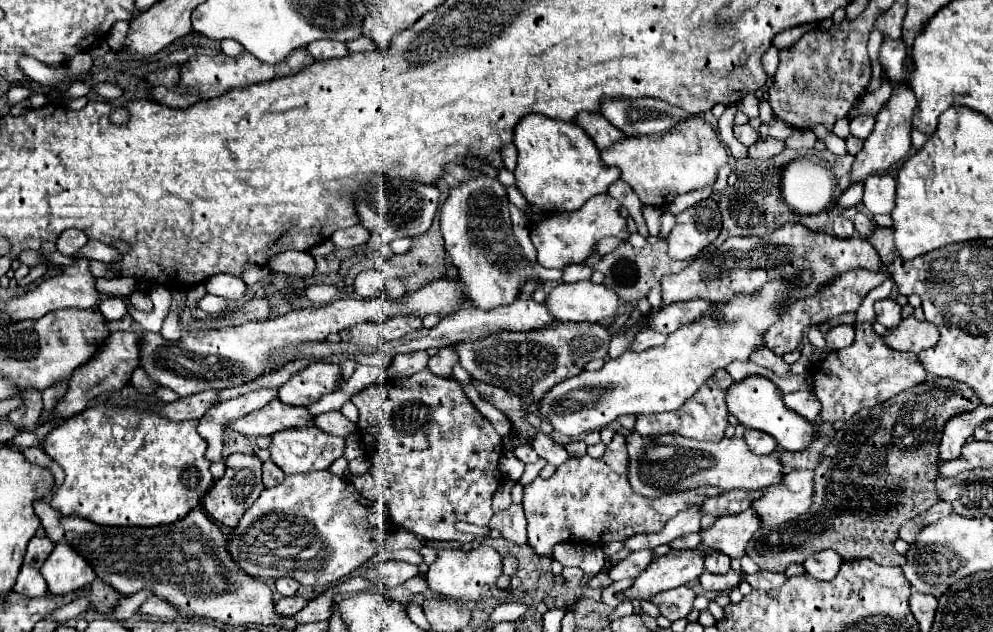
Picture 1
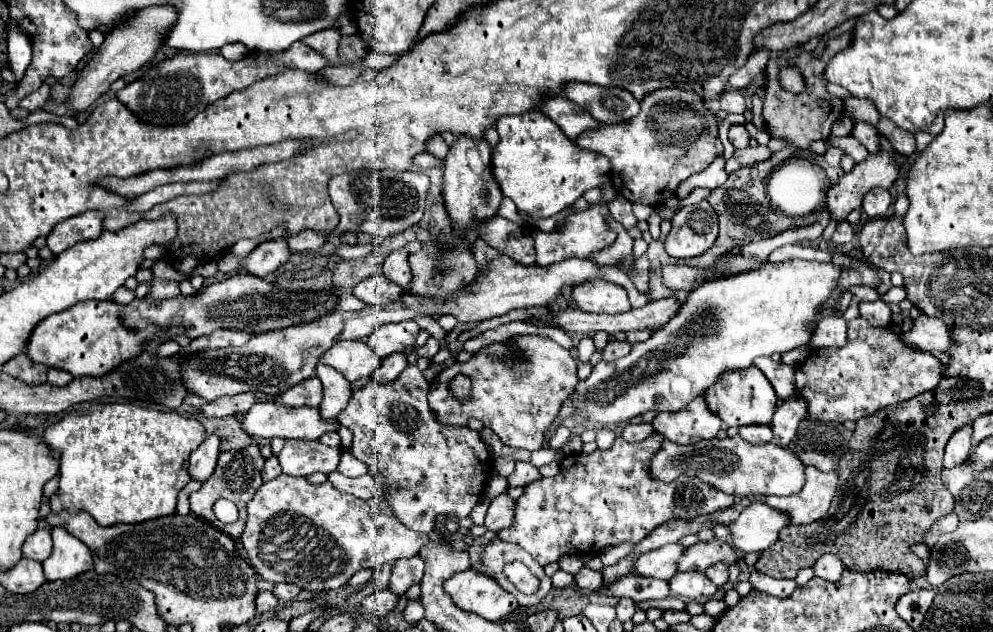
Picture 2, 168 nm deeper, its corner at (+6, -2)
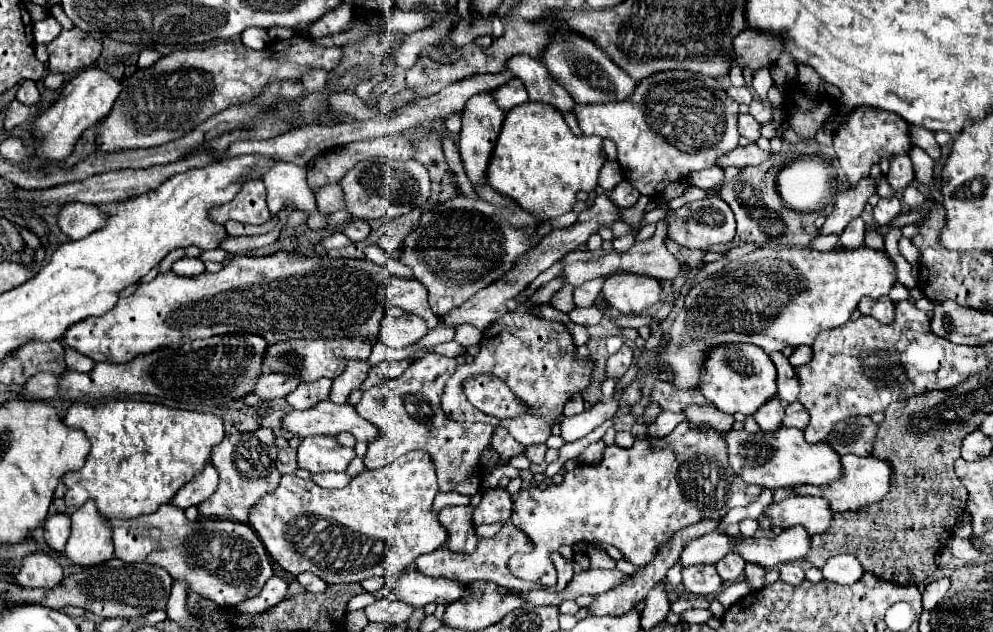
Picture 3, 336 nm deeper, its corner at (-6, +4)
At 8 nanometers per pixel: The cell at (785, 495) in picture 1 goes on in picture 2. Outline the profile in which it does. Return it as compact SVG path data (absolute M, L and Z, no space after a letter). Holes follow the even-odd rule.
M813 466L807 468L805 488L793 496L767 496L765 504L783 510L791 516L793 524L811 524L823 518L837 490L837 474L821 472Z

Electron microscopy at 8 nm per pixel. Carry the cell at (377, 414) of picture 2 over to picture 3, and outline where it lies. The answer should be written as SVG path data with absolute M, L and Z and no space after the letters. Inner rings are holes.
M427 354L419 360L415 360L399 378L393 380L383 380L377 386L369 388L363 392L361 402L355 406L357 414L365 420L369 420L375 428L381 430L381 436L369 442L369 450L365 454L365 468L367 470L377 470L383 468L387 464L391 464L393 460L397 460L399 456L411 452L411 450L425 450L431 458L433 464L437 468L437 480L439 480L439 492L459 492L465 496L473 496L479 492L481 488L481 474L483 474L483 466L481 466L481 452L491 444L491 432L493 426L489 424L471 424L471 422L453 422L449 420L443 412L441 412L441 394L443 394L443 386L447 382L447 378L455 372L457 368L457 360L455 358L445 358L439 354Z

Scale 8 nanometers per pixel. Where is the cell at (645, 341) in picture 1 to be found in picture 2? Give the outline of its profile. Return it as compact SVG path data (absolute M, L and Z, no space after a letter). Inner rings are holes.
M619 340L609 342L607 348L603 350L603 360L617 360L617 358L623 358L623 356L627 356L627 350L629 350L629 348L631 348L629 342L619 342Z

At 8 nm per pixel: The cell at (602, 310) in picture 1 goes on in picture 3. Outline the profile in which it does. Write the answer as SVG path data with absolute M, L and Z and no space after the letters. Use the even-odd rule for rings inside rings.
M617 274L617 276L609 276L603 284L603 290L601 290L601 296L603 300L611 306L611 308L617 308L619 312L623 314L639 314L643 308L649 308L653 304L659 302L659 294L661 294L661 288L659 288L659 282L653 280L653 278L647 278L647 276L637 276L637 274Z

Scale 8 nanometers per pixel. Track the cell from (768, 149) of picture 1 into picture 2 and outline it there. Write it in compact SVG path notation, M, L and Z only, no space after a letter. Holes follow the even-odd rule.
M757 146L757 148L743 148L743 150L735 150L733 156L727 160L725 170L733 172L741 166L749 166L749 164L757 164L763 162L771 156L771 150L767 146Z

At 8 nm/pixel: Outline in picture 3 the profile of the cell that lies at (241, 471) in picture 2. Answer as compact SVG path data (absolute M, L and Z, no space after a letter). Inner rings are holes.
M259 428L257 432L245 432L245 434L233 434L225 436L223 442L219 442L213 448L211 462L219 472L219 486L211 498L201 502L199 514L201 516L219 516L235 522L249 522L249 508L257 504L265 494L273 492L279 486L281 474L275 468L277 462L277 448L275 448L275 436L269 428Z

